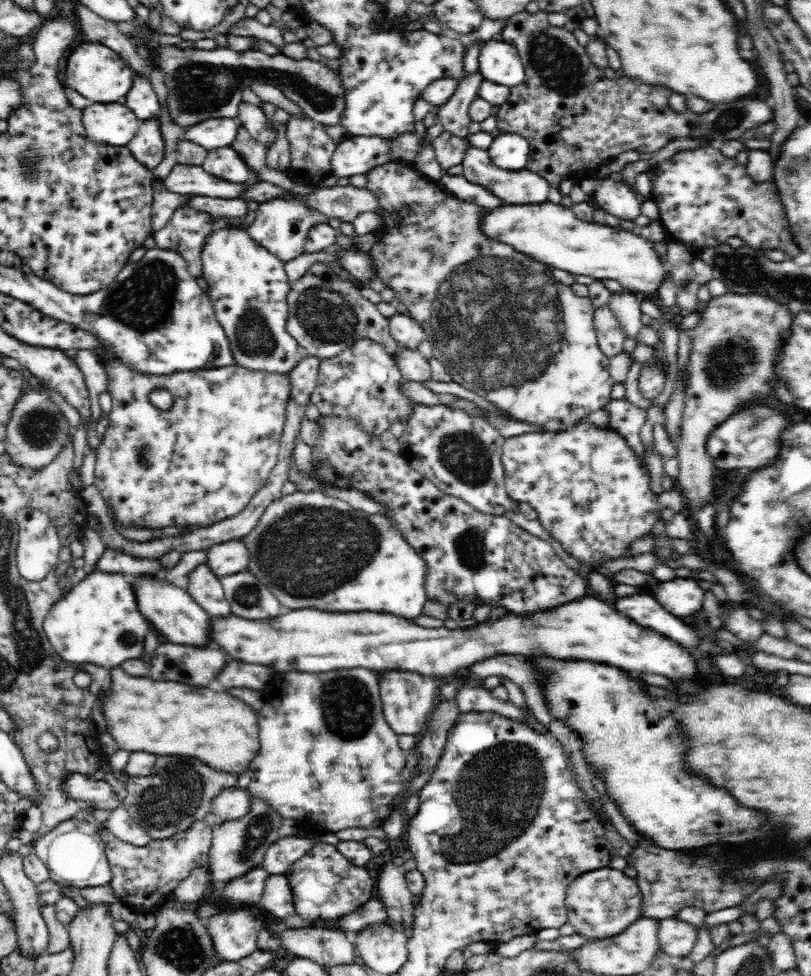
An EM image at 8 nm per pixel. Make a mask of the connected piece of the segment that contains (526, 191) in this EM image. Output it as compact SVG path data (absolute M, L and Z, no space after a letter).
M470 146L466 150L464 162L462 162L462 176L472 182L482 186L486 192L490 192L492 196L496 196L498 200L502 200L504 204L544 204L550 196L550 184L546 182L546 178L530 172L530 170L504 170L492 164L488 150L482 148L474 148Z

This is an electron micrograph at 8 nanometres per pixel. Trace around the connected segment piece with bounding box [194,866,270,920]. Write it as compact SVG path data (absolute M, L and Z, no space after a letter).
M254 868L250 872L246 872L244 876L238 876L234 880L230 880L226 886L220 886L212 898L212 902L202 902L198 908L194 908L194 912L198 914L198 918L208 920L212 914L216 914L216 904L222 904L222 900L232 902L232 904L252 904L258 906L260 898L264 894L264 884L268 880L268 870Z

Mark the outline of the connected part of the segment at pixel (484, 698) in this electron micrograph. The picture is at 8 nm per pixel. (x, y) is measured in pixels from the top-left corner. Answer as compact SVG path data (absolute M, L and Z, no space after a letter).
M464 684L456 690L456 696L454 696L456 704L458 704L458 710L460 714L462 712L498 712L502 716L508 716L508 718L518 718L526 724L530 724L532 728L536 728L538 732L546 732L548 728L538 724L534 718L528 718L524 716L520 710L516 710L510 702L500 702L496 700L492 694L488 694L482 686L480 688L472 688L472 684Z

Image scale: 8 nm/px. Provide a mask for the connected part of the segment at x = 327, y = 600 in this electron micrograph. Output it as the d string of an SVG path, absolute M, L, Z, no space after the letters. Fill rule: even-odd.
M294 492L272 502L256 528L246 536L238 538L248 548L246 572L260 580L270 594L290 610L316 608L320 612L382 612L398 618L412 620L420 614L424 598L424 578L426 564L410 548L404 538L392 530L392 526L378 514L366 514L358 508L352 508L344 500L326 498L320 492L302 494ZM288 582L288 596L282 594L284 584Z

